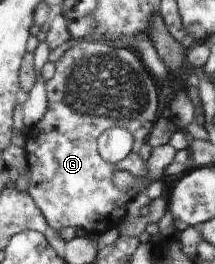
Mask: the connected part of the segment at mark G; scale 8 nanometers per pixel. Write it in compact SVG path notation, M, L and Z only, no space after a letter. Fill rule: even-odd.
M77 40L77 45L67 49L63 56L54 63L55 75L45 80L45 91L48 97L48 109L45 116L28 133L25 155L28 173L31 176L27 192L35 201L37 208L49 227L60 231L64 227L79 228L89 234L102 234L121 223L127 213L127 203L131 197L145 192L151 183L147 163L139 157L141 146L145 144L147 135L153 129L153 121L157 115L157 85L151 79L149 71L131 49L120 45L101 41ZM111 127L123 127L133 135L134 145L130 156L121 162L103 161L97 151L99 135ZM117 171L129 171L137 185L131 191L121 191L113 185L113 175Z

